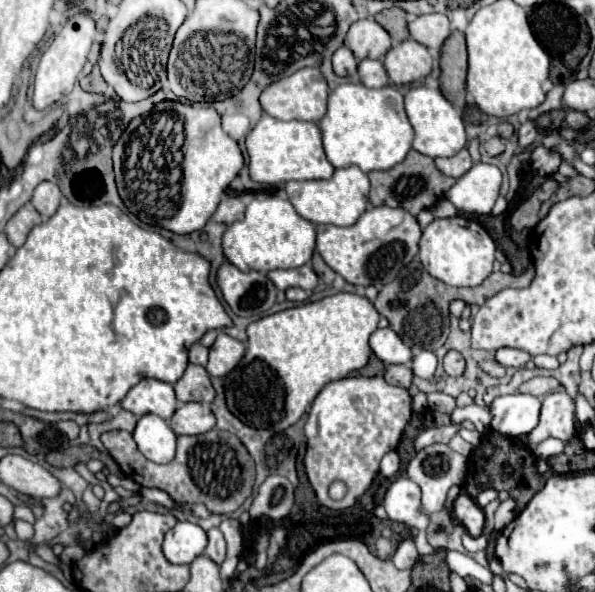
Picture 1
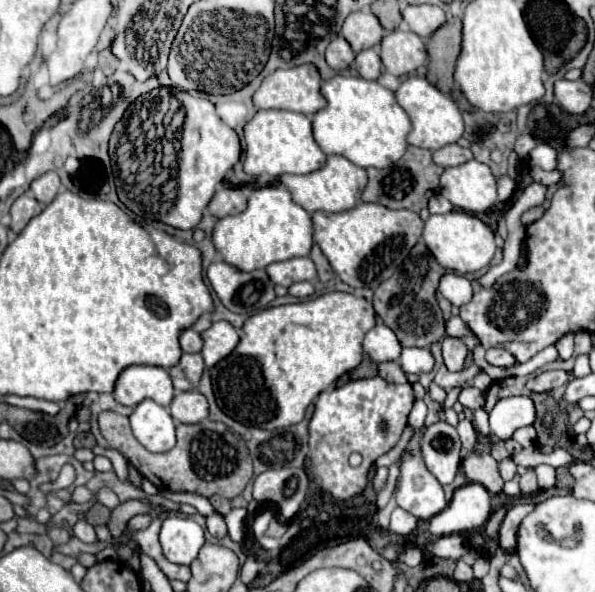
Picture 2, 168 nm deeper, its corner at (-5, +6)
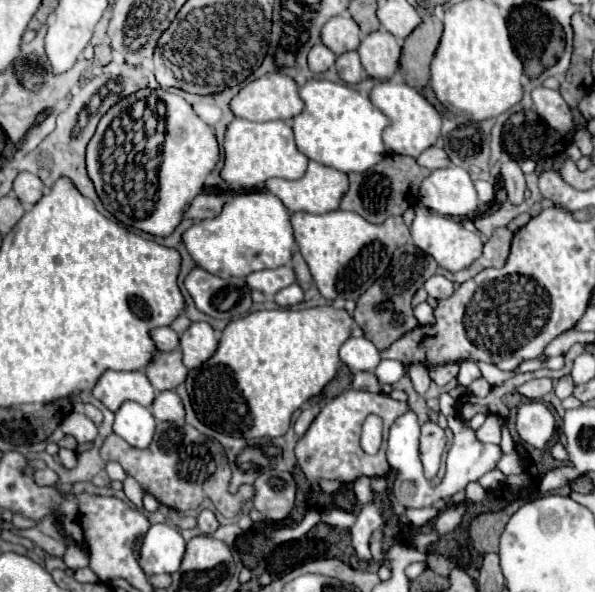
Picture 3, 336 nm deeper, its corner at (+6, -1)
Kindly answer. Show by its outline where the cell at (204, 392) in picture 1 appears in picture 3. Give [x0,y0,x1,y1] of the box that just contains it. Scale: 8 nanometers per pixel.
[146,352,188,392]

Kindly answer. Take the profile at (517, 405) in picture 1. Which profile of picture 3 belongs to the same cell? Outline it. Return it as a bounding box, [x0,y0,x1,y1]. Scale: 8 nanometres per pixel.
[476,414,506,444]

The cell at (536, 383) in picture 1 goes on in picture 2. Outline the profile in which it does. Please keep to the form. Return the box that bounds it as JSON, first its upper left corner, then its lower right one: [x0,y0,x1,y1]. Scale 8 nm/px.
[527,371,567,393]

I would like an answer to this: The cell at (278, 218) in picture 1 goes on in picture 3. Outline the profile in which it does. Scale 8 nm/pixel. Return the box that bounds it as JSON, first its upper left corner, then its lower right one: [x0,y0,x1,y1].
[182,192,294,278]

